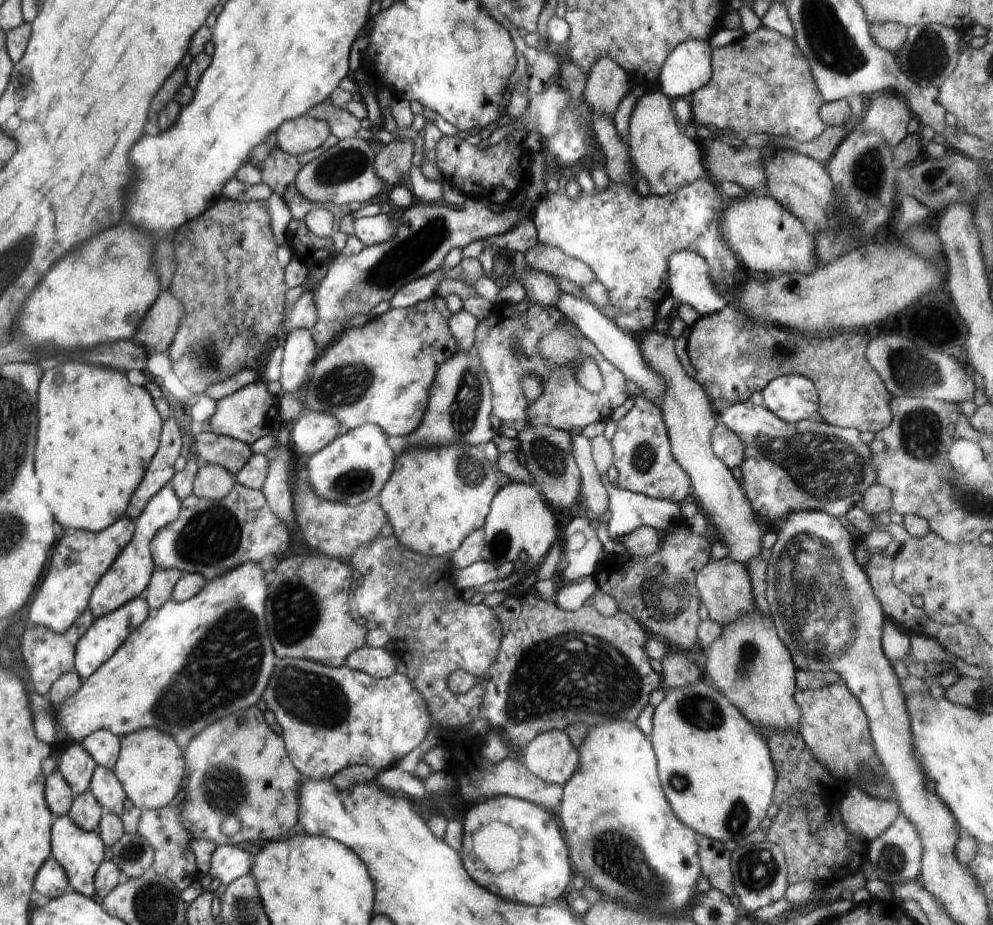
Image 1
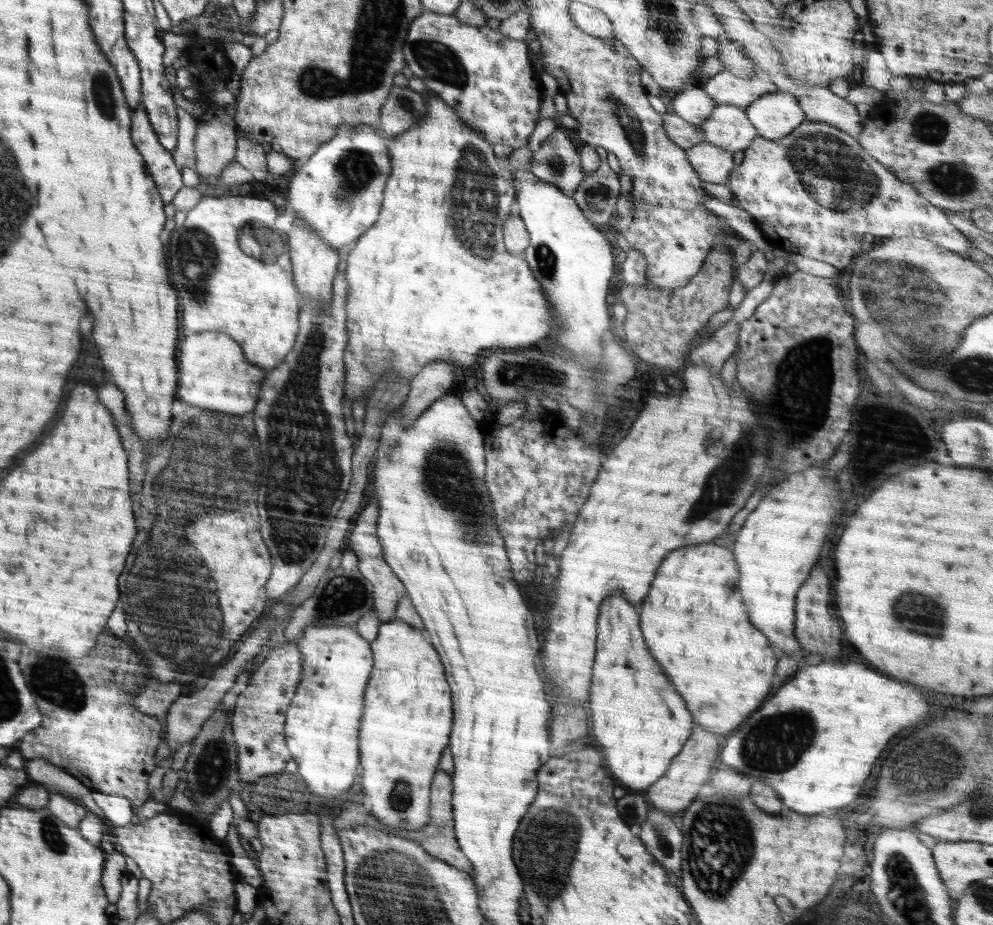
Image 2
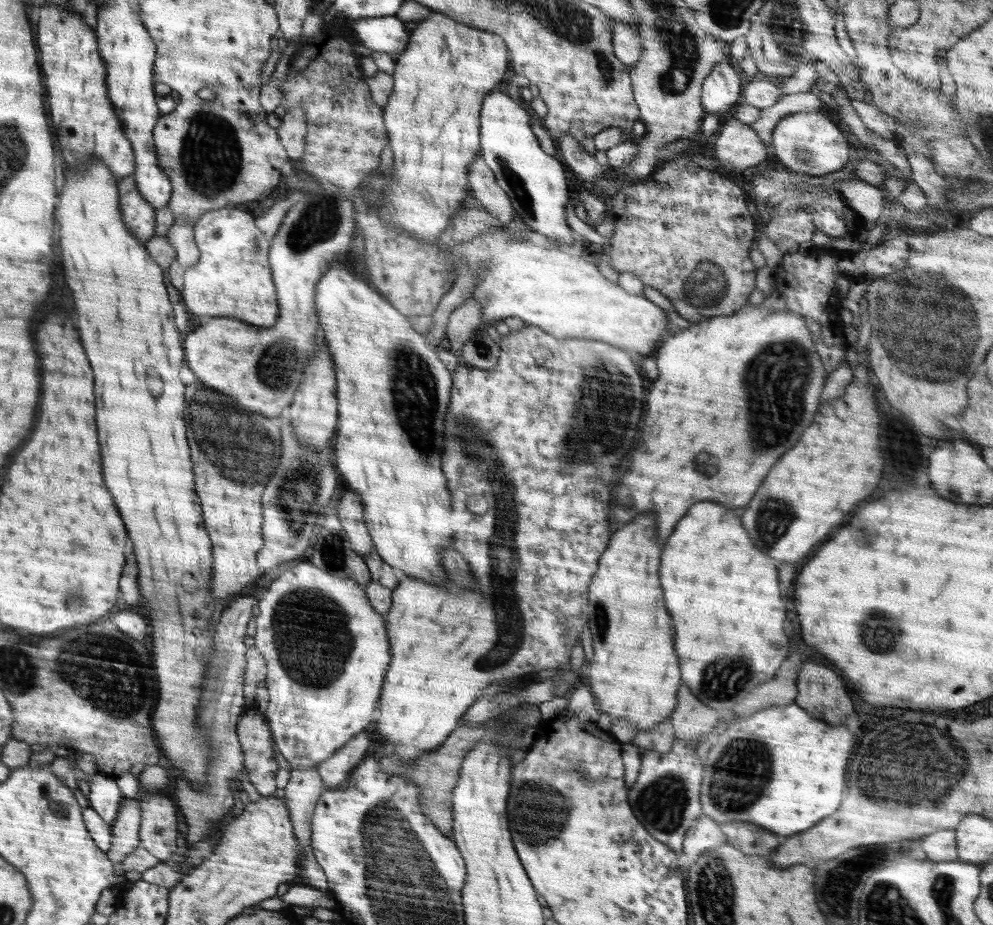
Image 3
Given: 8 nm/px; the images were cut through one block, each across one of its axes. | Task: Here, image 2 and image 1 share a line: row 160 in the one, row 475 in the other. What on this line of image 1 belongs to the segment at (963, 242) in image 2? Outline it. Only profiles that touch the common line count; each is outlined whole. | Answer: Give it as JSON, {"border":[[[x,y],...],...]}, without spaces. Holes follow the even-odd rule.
{"border":[[[750,400],[723,407],[720,409],[720,417],[721,422],[734,431],[745,446],[743,461],[739,466],[742,471],[742,482],[739,483],[742,492],[753,513],[773,524],[775,532],[780,530],[794,511],[822,511],[842,521],[862,500],[862,495],[869,486],[877,483],[873,454],[870,447],[860,439],[859,430],[809,419],[787,423],[766,407],[756,405]]]}

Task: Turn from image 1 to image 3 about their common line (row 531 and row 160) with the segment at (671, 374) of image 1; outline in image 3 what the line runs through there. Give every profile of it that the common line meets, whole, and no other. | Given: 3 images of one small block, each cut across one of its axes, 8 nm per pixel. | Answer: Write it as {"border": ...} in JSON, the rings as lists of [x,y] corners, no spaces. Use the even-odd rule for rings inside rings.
{"border":[[[729,117],[724,125],[716,133],[718,139],[714,144],[714,152],[716,152],[716,158],[721,165],[726,165],[740,171],[752,171],[755,169],[759,162],[768,157],[766,147],[762,144],[760,138],[756,136],[754,128],[750,128],[748,124],[740,122]]]}

